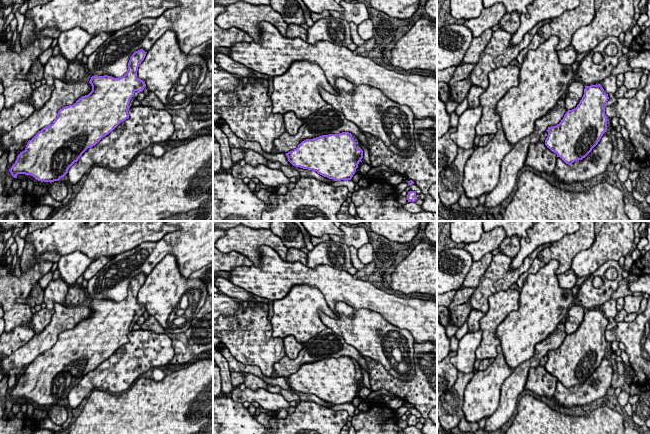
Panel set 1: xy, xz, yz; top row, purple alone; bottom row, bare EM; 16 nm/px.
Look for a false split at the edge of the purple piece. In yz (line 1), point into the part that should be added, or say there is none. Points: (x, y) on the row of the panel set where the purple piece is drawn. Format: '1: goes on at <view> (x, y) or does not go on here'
1: does not go on here

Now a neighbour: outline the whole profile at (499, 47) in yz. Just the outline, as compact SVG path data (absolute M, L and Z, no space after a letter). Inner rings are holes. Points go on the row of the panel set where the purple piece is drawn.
M551 19L539 22L524 35L519 44L514 46L510 45L512 34L501 28L493 32L490 42L481 53L478 63L470 73L469 78L472 86L480 86L486 90L489 86L489 73L499 65L507 66L515 60L518 54L530 44L538 29L550 22Z

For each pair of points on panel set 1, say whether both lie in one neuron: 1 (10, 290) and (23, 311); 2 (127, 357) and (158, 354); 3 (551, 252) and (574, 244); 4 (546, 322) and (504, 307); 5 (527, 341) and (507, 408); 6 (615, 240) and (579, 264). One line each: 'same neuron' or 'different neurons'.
1: same neuron
2: same neuron
3: same neuron
4: different neurons
5: different neurons
6: same neuron

